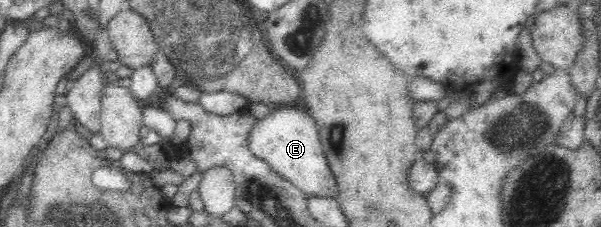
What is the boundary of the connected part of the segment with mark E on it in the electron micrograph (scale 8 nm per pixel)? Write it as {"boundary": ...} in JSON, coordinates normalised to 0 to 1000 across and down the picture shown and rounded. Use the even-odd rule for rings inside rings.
{"boundary":[[[489,463],[456,467],[454,489],[443,498],[438,520],[429,524],[426,546],[419,555],[419,573],[411,590],[411,648],[416,678],[443,709],[458,762],[486,802],[486,811],[506,841],[506,855],[529,855],[552,872],[557,859],[556,771],[544,727],[542,692],[531,621],[527,546],[511,485],[498,485]]]}

